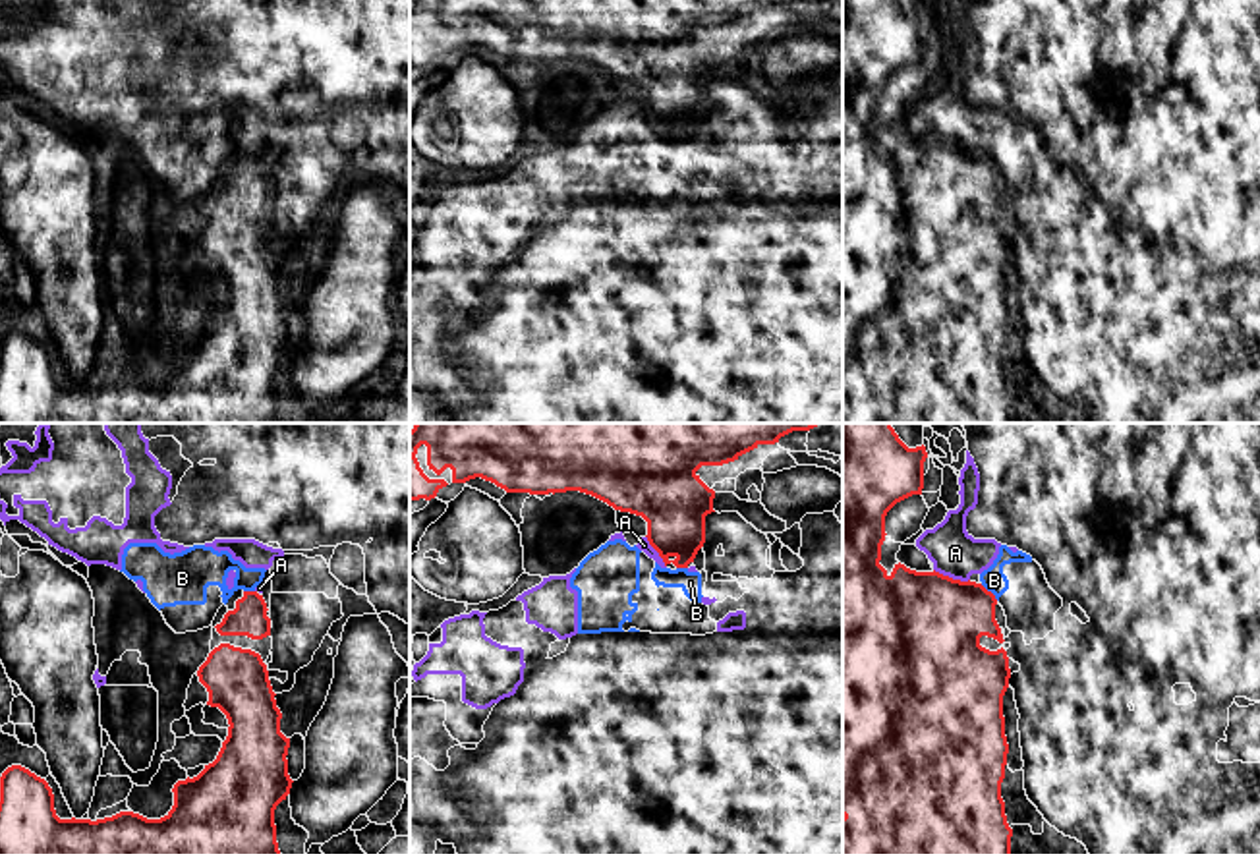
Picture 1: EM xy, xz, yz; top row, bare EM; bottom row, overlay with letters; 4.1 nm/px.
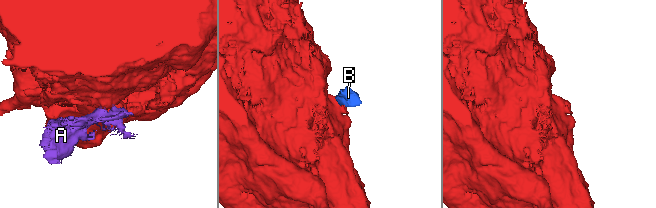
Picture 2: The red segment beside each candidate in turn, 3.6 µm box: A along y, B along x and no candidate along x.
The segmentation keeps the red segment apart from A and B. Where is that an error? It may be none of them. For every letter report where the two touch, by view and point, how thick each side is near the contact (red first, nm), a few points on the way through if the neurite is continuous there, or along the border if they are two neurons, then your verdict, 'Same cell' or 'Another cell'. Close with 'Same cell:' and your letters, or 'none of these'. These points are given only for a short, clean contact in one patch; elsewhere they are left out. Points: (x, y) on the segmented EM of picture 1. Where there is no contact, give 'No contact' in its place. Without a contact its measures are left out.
A: Touches red at yz (951, 578). Thickness 480 nm (red) against 200 nm. Boundary: yz (934, 569), (953, 578), (969, 580). Another cell
B: Touches red at yz (990, 592). Thickness 380 nm (red) against 100 nm. Boundary: yz (980, 584), (998, 599). Another cell
Same cell: none of these

